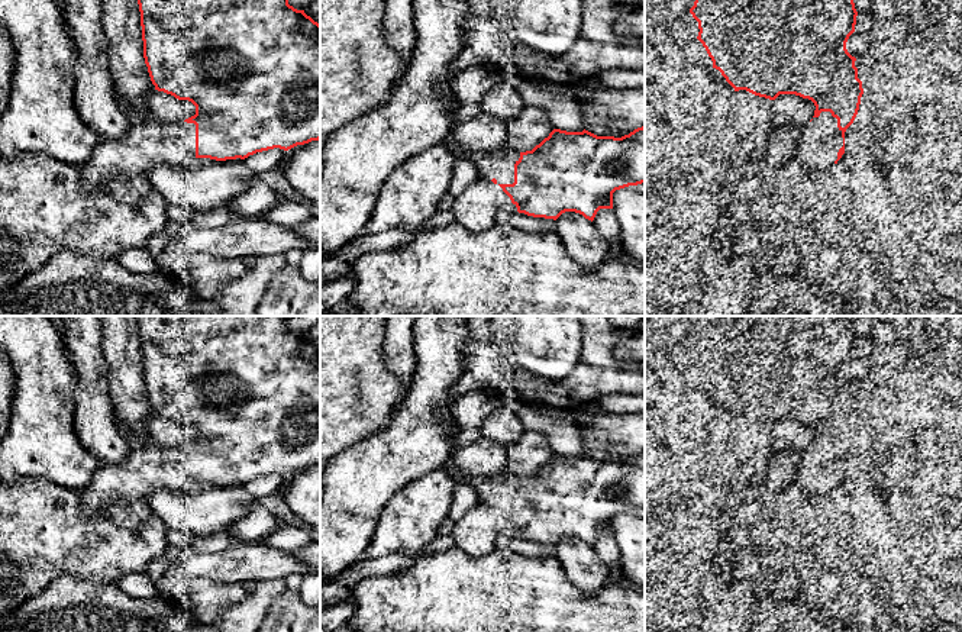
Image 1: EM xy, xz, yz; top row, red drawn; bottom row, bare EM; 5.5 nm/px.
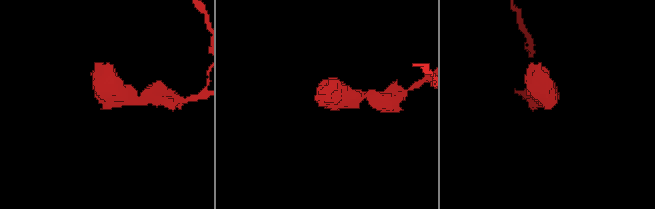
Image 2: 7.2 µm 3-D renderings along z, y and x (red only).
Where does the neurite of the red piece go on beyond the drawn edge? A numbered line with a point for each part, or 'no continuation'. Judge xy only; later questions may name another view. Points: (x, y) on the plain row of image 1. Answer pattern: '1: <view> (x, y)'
1: xy (142, 471)

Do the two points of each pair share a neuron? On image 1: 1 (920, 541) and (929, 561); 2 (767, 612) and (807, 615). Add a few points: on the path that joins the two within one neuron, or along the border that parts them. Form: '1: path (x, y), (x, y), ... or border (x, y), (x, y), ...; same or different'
1: path (922, 545), (925, 557); same
2: path (777, 615), (797, 615); same

